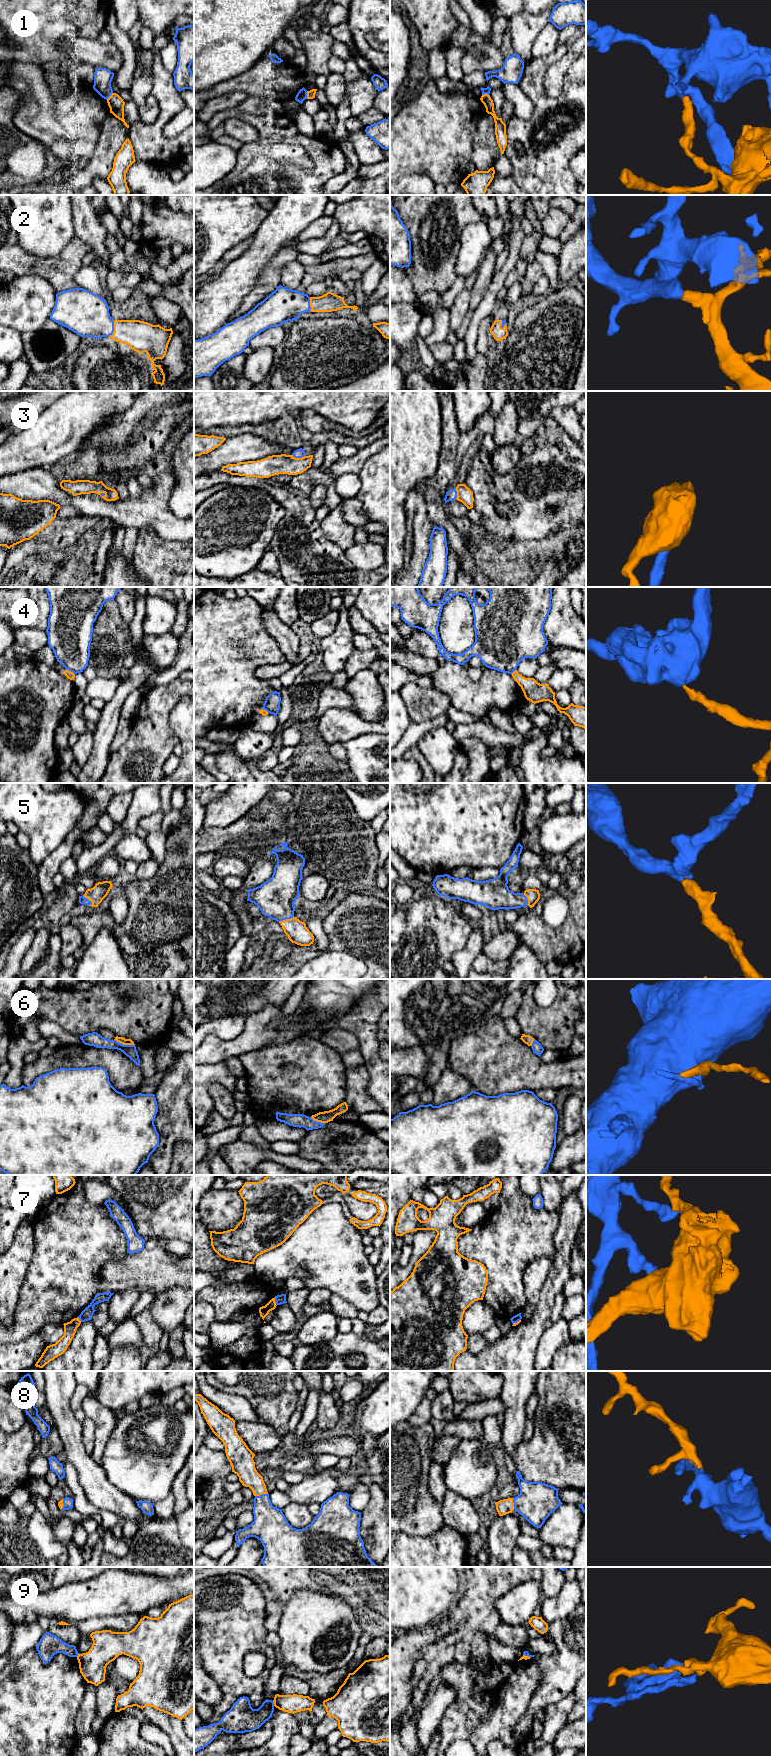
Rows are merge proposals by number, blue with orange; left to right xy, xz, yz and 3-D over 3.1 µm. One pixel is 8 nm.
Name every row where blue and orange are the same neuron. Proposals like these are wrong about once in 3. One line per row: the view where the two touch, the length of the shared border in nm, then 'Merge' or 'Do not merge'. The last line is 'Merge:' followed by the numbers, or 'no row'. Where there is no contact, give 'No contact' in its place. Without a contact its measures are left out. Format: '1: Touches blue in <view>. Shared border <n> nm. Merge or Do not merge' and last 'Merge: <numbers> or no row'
1: Touches blue in xz. Shared border 60 nm. Do not merge
2: Touches blue in xy. Shared border 140 nm. Merge
3: Touches blue in xz. Shared border 110 nm. Merge
4: Touches blue in xy. Shared border 90 nm. Do not merge
5: Touches blue in xz. Shared border 130 nm. Merge
6: Touches blue in xy. Shared border 180 nm. Do not merge
7: Touches blue in xz. Shared border 70 nm. Do not merge
8: Touches blue in xz. Shared border 110 nm. Merge
9: Touches blue in xz. Shared border 40 nm. Do not merge
Merge: 2, 3, 5, 8

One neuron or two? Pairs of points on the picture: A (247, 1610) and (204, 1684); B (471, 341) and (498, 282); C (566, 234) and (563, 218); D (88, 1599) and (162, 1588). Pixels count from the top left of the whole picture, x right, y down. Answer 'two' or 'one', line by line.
A: two
B: one
C: two
D: one

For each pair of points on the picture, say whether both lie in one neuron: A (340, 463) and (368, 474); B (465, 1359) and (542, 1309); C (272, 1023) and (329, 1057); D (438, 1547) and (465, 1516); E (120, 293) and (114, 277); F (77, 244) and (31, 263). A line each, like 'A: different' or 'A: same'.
A: different
B: same
C: different
D: different
E: different
F: same

